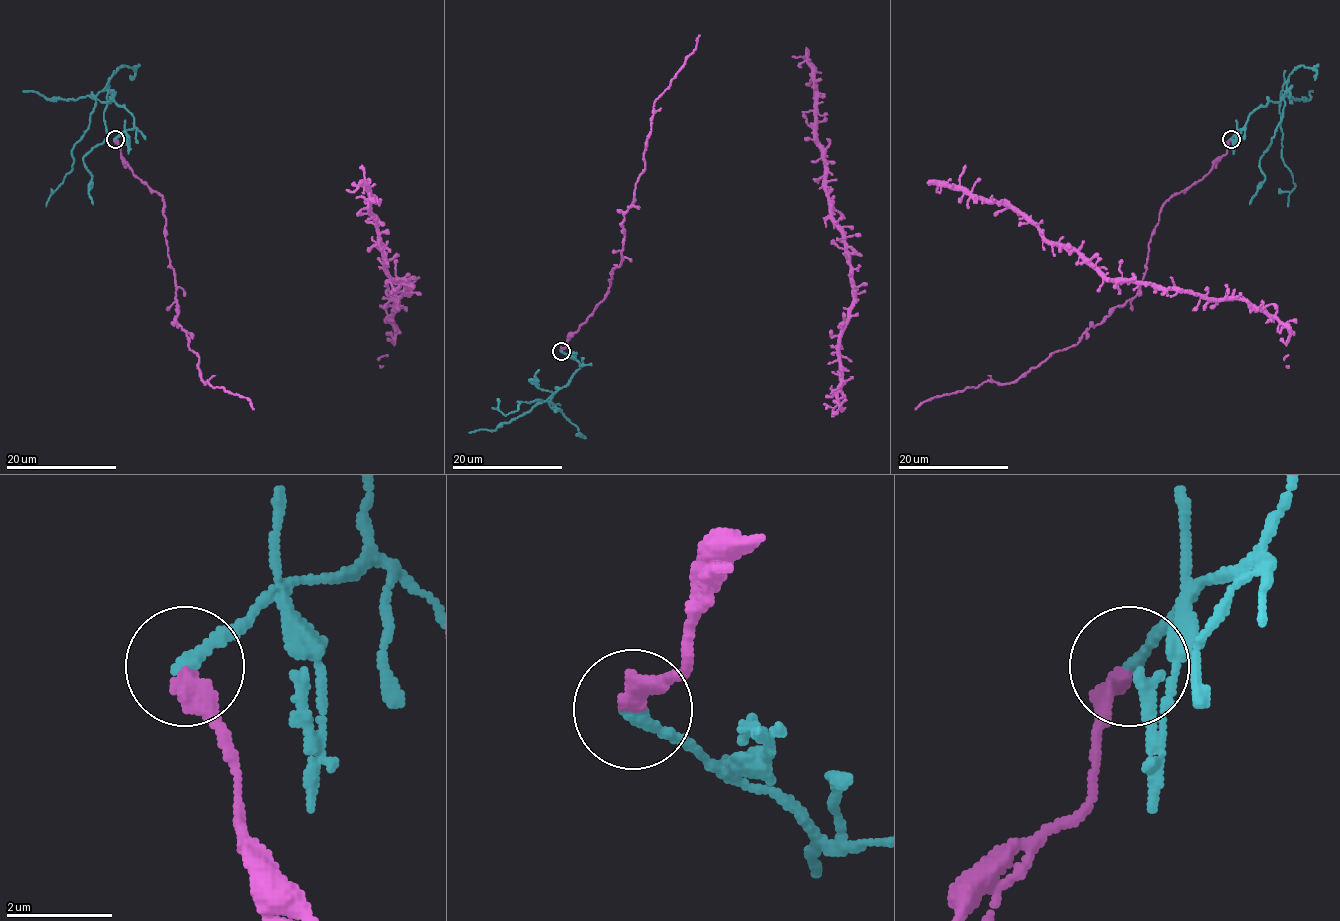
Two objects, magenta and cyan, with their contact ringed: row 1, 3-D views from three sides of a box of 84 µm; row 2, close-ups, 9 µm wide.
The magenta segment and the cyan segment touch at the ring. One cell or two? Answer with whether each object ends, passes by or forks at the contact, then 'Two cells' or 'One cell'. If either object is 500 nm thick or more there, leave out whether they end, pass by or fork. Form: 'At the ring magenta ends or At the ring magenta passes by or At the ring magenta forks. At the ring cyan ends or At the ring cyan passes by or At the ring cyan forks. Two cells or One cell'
At the ring magenta ends. At the ring cyan ends. Two cells

